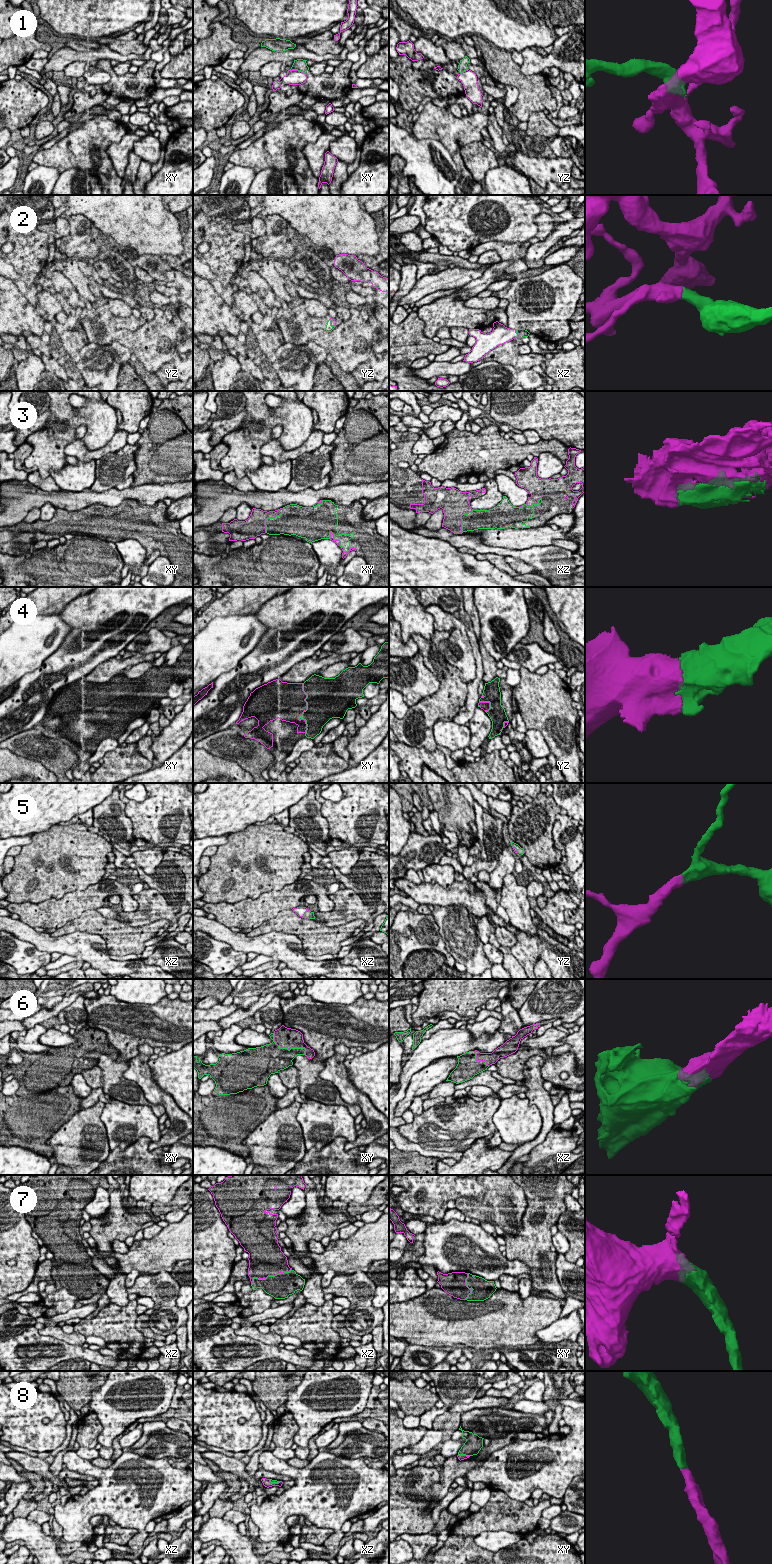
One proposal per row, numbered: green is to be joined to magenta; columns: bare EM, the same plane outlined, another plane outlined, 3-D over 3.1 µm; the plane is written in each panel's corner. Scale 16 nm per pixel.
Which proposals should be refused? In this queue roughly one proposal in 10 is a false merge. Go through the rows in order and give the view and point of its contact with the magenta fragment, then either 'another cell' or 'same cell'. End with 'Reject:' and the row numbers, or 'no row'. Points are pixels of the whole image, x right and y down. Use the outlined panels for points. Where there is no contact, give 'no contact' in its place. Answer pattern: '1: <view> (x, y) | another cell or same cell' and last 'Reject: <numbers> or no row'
1: xy (299, 71) | another cell
2: xz (517, 333) | same cell
3: xy (269, 517) | same cell
4: xy (305, 710) | same cell
5: xz (304, 913) | same cell
6: xy (289, 1048) | same cell
7: xz (269, 1275) | same cell
8: xz (274, 1483) | same cell
Reject: 1

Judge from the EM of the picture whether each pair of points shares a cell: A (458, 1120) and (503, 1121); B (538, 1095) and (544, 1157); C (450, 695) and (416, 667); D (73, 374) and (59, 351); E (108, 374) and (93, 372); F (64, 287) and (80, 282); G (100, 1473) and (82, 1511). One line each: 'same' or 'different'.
A: different
B: different
C: different
D: same
E: same
F: different
G: same

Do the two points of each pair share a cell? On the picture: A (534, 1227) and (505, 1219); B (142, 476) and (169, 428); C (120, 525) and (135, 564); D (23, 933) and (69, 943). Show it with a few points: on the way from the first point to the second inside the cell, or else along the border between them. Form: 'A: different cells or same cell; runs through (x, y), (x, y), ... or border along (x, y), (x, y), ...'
A: different cells; border along (527, 1200), (522, 1226), (516, 1234), (506, 1233)
B: same cell; runs through (154, 464), (165, 453), (165, 440)
C: different cells; border along (115, 542), (135, 539), (144, 547)
D: same cell; runs through (34, 937), (46, 943), (58, 943)

